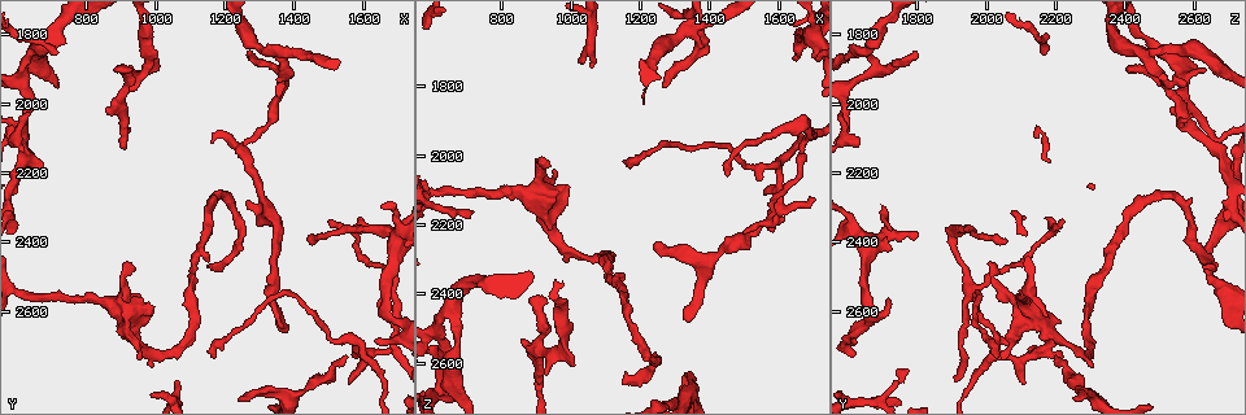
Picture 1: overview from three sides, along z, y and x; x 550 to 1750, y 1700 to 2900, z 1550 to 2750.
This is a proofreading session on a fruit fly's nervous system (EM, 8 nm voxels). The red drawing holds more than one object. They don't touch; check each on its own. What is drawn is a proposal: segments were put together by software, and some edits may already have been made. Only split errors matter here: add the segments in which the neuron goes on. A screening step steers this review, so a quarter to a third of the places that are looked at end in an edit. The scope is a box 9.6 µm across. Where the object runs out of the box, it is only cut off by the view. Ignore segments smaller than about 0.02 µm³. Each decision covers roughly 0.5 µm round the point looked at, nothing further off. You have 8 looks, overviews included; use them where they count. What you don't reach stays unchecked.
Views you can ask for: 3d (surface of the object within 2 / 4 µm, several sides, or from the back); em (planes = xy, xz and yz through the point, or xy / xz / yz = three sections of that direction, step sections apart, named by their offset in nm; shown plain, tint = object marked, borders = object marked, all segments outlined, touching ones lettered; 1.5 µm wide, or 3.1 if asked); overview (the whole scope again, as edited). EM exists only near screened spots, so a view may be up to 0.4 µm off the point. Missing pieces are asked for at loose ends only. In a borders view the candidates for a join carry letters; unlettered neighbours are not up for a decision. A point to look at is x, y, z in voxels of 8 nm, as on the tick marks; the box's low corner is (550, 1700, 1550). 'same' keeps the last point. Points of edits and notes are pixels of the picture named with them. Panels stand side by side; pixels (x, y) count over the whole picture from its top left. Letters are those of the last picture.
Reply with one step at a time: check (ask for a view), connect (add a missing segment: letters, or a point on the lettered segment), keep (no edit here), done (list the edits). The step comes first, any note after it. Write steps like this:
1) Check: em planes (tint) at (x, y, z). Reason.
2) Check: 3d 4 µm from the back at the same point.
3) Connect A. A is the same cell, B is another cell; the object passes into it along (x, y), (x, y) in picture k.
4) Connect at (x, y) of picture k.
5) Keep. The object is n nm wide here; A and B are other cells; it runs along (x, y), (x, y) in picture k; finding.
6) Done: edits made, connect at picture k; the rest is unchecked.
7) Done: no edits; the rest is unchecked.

Check: em planes (plain) at (1440, 2400, 2060). Branch stops here.

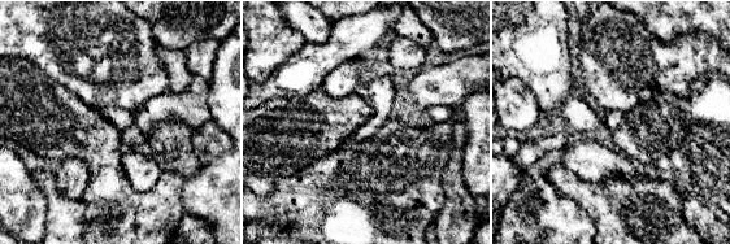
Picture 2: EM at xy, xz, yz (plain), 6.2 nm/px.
Check: em planes (borders) at the same point. What lies round it.

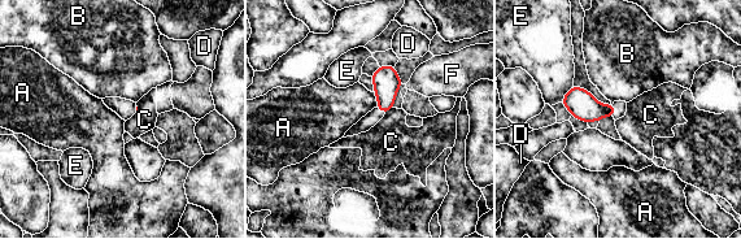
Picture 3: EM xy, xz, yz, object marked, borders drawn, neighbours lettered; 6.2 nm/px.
Keep. The longest contact is with E, 140 nm; A, B, C, D, E and F are other cells; a border runs along (373, 92), (376, 98), (376, 107) in picture 3; no lettered segment goes on from it.

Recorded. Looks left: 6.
Check: em planes (borders) at (990, 2760, 2310). Branch stops here.

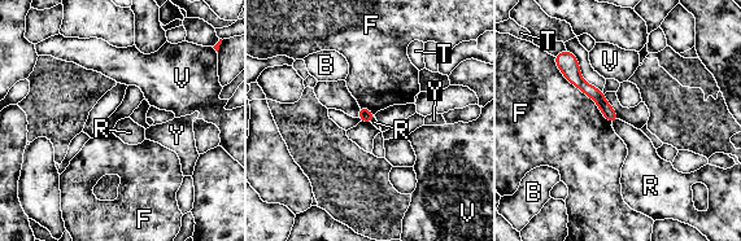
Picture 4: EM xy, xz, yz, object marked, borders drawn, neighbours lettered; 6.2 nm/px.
Keep. B, F, R, T, V and Y are other cells; a border runs along (619, 119), (611, 125) in picture 4; no lettered segment goes on from it.

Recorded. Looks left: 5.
Check: em planes (borders) at (910, 1900, 2410). An open end.

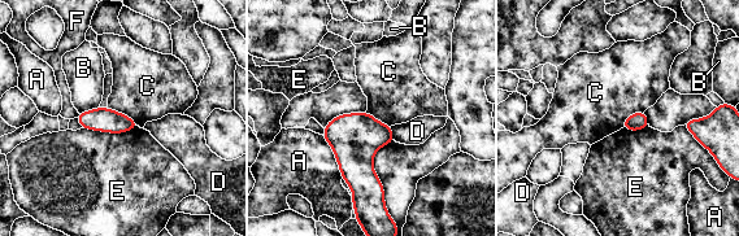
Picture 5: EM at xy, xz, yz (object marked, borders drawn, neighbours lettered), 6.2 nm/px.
Keep. The longest contact is with E, 360 nm; A, B, C, D, E and F are other cells; a border runs along (108, 106), (133, 118), (139, 126) in picture 5; none of them fits.

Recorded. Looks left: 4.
Done: no edits; the rest is unchecked.

